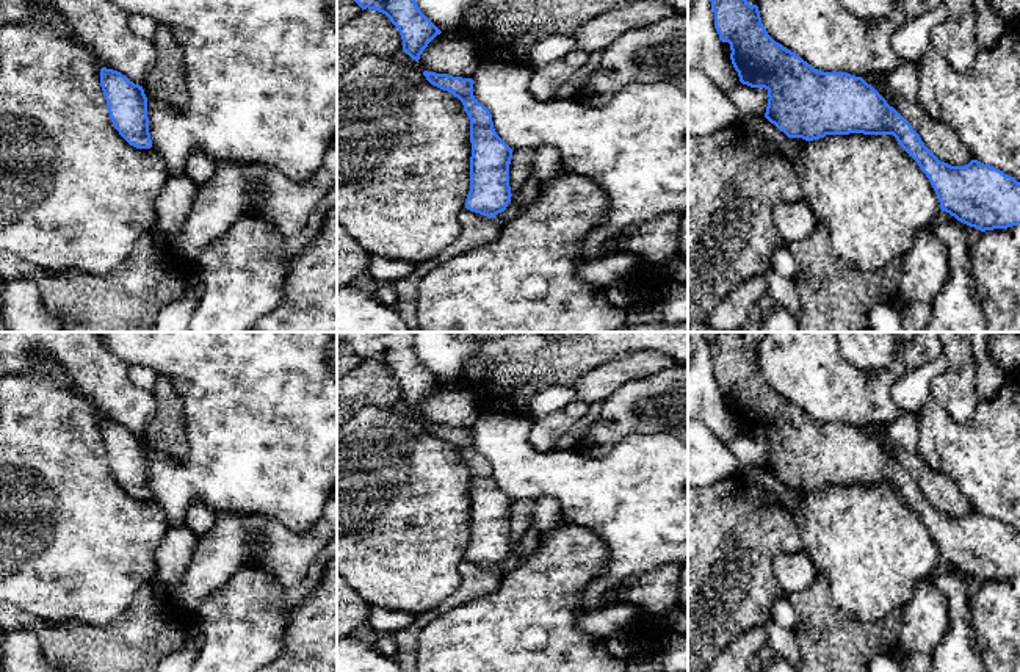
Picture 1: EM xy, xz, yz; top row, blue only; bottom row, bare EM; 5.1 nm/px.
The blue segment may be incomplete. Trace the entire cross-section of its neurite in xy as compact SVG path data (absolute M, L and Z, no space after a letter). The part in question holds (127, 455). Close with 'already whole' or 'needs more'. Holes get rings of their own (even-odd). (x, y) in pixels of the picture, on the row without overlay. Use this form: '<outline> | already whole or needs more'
M107 418L100 420L100 437L119 486L136 500L150 500L147 448L143 437Z | already whole

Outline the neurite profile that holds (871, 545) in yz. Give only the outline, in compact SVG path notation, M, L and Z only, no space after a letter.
M826 486L805 492L794 518L804 550L829 580L832 603L860 623L902 609L917 586L942 562L929 529L893 486Z

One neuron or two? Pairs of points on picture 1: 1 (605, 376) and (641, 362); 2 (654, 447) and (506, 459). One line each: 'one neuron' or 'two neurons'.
1: one neuron
2: one neuron

